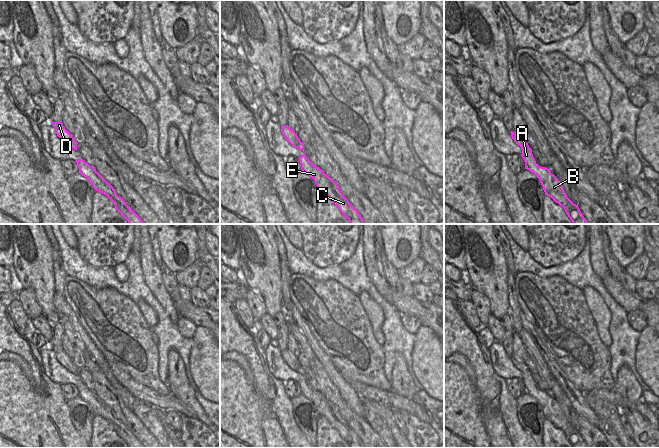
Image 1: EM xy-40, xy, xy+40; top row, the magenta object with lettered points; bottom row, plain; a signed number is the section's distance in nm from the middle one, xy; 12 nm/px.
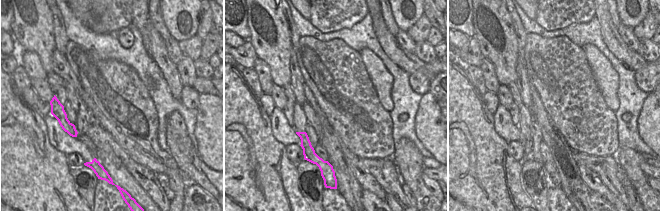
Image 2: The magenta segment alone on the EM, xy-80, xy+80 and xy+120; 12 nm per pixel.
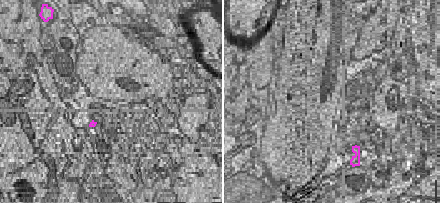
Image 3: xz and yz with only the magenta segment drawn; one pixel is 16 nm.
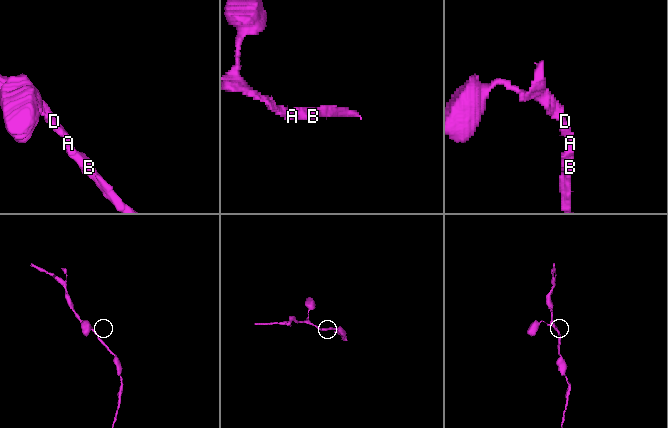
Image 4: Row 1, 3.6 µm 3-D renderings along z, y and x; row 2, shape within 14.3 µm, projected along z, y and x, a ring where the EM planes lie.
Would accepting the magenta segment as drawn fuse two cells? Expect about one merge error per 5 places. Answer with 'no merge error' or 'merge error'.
no merge error

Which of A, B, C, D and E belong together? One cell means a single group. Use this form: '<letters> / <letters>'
A B C D E

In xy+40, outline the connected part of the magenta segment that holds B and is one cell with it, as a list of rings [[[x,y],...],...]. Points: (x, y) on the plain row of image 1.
[[[513,355],[510,356],[514,366],[522,373],[522,382],[525,386],[525,393],[534,397],[539,403],[545,419],[551,421],[556,427],[562,430],[573,448],[588,448],[581,437],[578,429],[574,428],[566,419],[560,405],[546,391],[539,390],[532,378],[532,373],[524,362],[519,362]]]

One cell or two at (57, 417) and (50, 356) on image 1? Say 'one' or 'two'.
two

